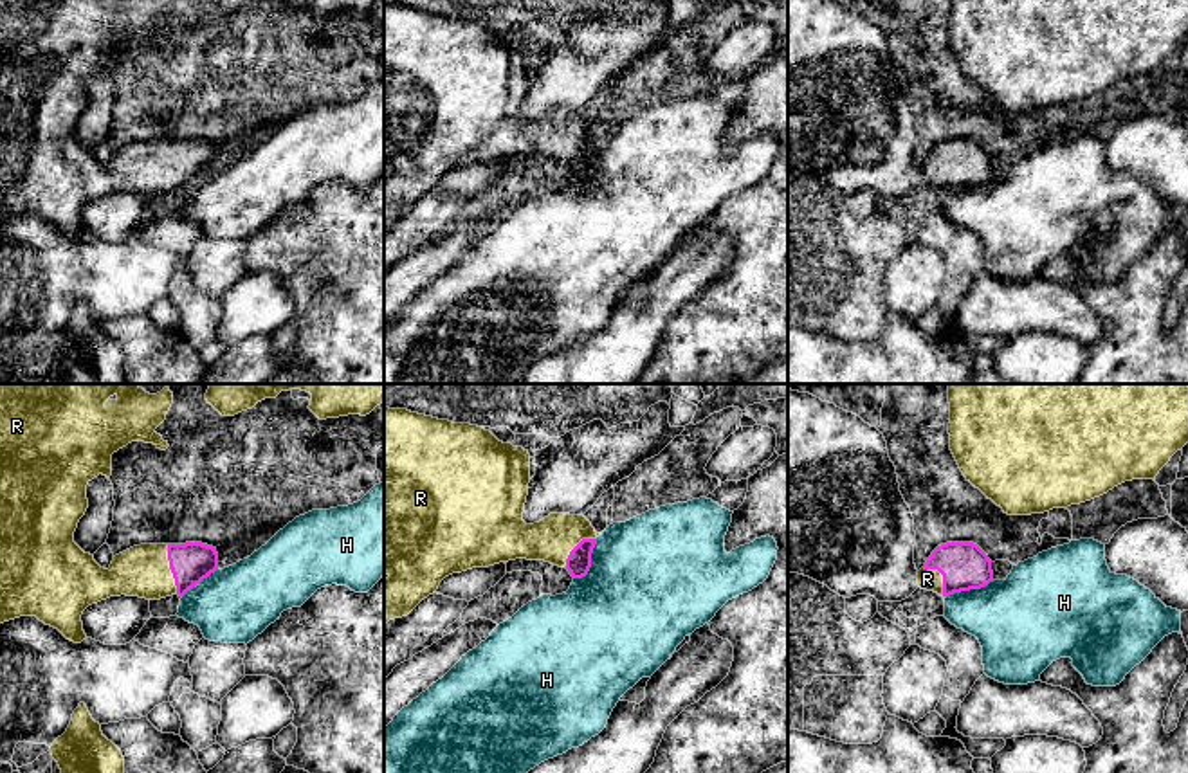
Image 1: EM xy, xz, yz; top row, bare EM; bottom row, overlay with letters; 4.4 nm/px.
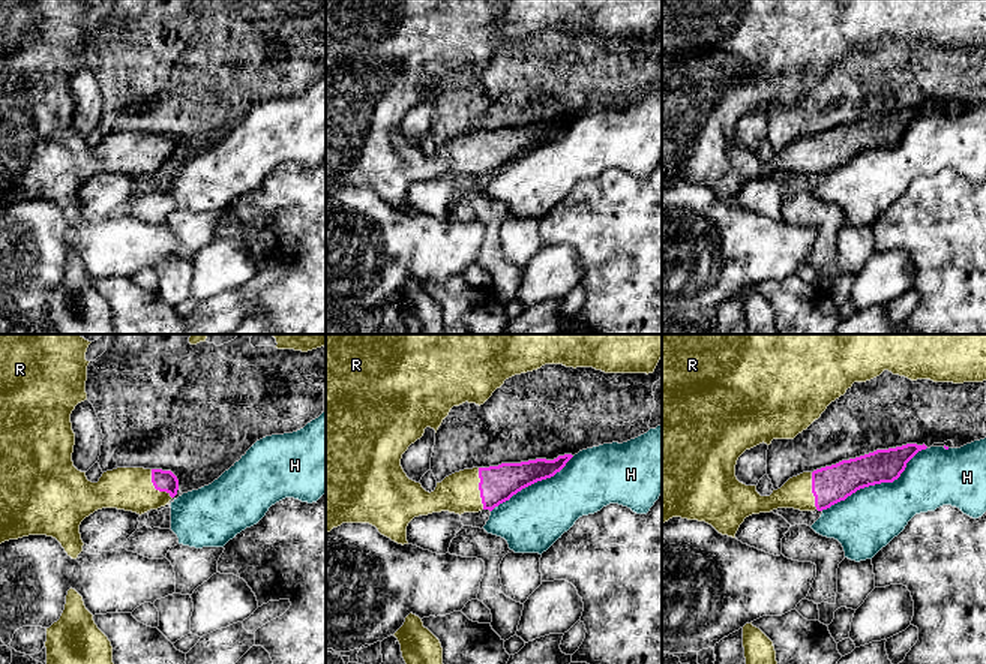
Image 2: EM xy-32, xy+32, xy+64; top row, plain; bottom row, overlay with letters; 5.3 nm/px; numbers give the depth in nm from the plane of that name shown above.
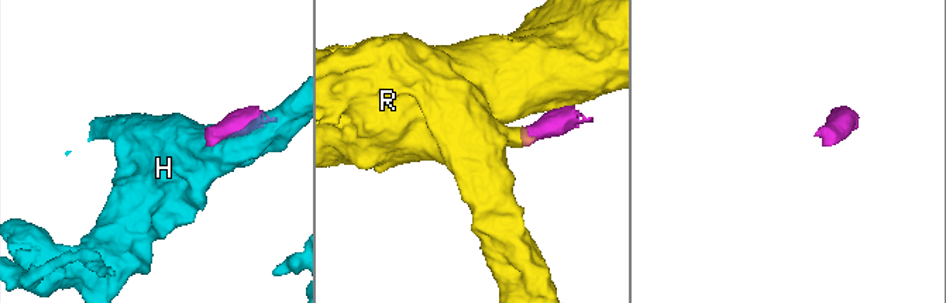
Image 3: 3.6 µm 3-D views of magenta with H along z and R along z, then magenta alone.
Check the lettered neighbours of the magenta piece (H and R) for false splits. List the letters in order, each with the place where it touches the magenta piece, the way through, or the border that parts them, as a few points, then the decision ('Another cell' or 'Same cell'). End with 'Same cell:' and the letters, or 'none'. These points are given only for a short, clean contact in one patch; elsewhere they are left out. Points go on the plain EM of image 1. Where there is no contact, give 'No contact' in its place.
H: Touches magenta at xz (590, 159). Another cell
R: Touches magenta at xy (170, 164). Path across: xy (190, 159), (170, 164), (143, 168). Same cell
Same cell: R

